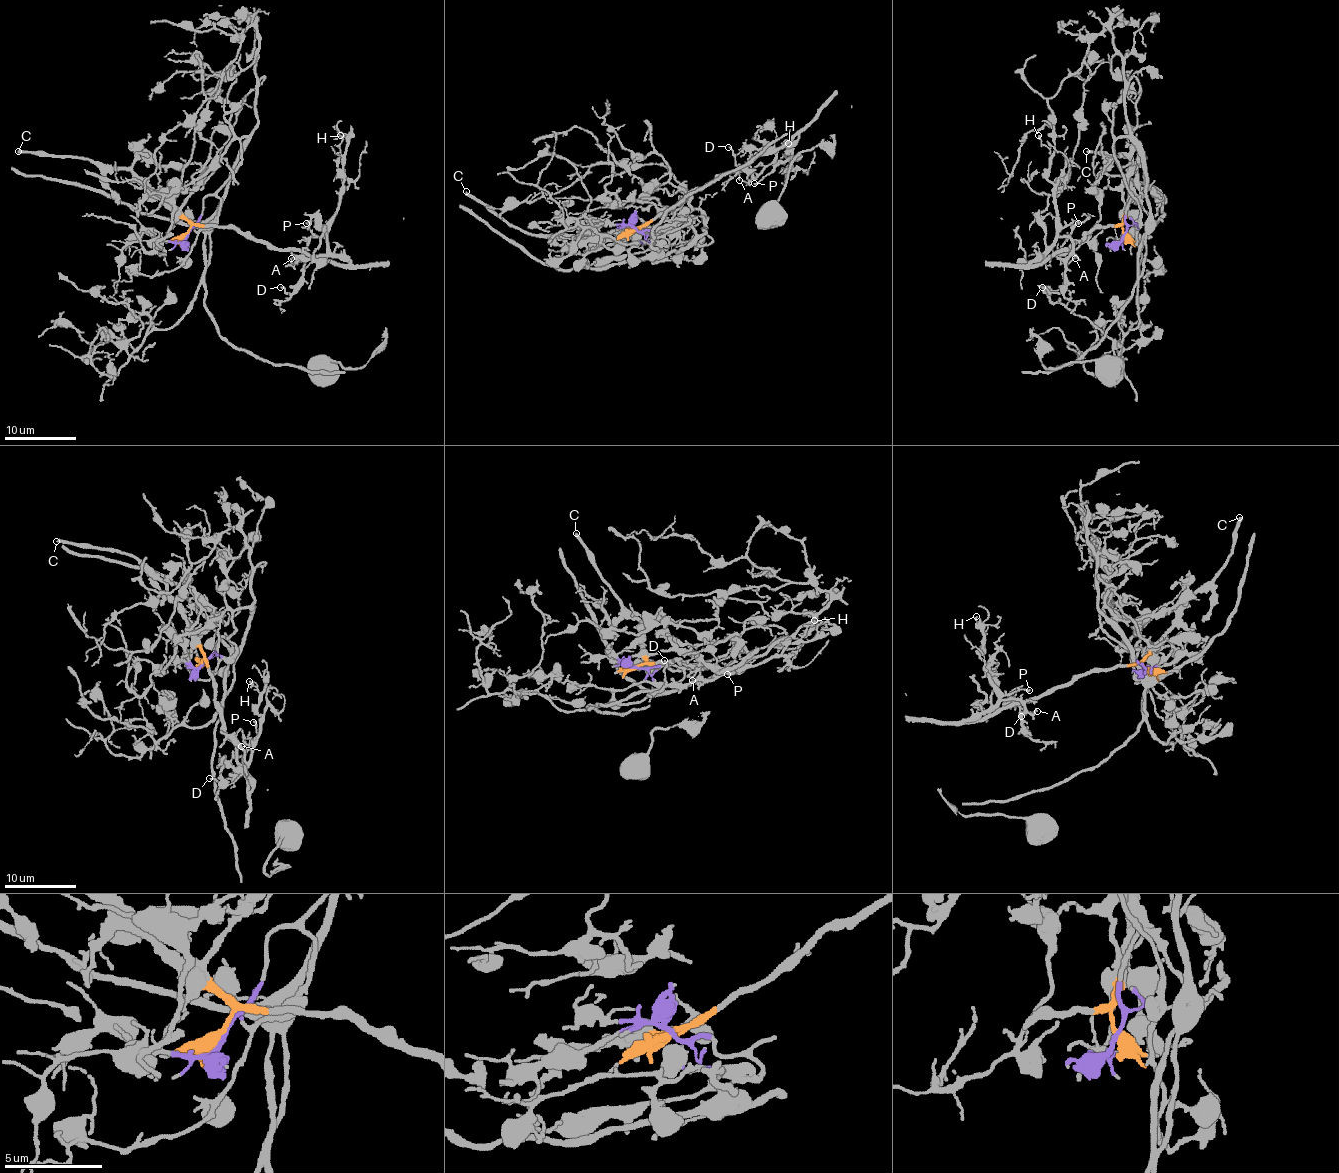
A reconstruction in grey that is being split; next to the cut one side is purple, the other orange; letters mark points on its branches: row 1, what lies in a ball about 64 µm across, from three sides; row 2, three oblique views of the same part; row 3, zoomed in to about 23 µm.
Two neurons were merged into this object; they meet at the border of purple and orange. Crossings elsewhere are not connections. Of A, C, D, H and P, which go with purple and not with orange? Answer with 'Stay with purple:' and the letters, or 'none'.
Stay with purple: none

